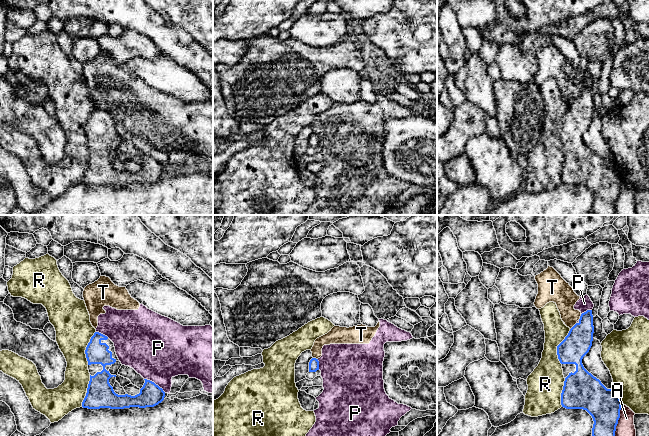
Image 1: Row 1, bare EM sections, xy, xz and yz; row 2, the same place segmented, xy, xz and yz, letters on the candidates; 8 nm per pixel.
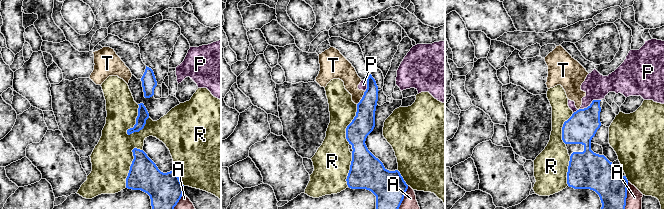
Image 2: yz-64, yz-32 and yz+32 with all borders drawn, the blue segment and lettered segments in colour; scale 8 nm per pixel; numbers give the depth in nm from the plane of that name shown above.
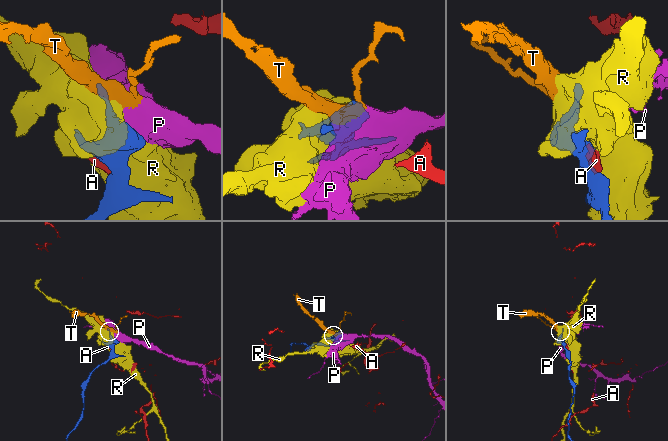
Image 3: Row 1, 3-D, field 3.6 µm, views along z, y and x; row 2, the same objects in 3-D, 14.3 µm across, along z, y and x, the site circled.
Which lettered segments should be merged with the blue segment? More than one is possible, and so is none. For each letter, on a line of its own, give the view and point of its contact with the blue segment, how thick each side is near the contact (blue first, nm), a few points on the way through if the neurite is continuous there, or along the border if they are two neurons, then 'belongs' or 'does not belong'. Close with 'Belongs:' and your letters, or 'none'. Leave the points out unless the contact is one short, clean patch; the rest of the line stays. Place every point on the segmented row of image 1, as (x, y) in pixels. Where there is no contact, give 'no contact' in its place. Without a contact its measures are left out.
A: meets blue in yz at (618, 419); 260 nm thick on the blue side, 140 nm on the other; does not belong
P: meets blue in xy at (154, 383); 180 nm thick on the blue side, 460 nm on the other; does not belong
R: meets blue in yz at (557, 347); 220 nm thick on the blue side, 240 nm on the other; does not belong
T: meets blue in yz at (573, 326); 220 nm thick on the blue side, 180 nm on the other; border along yz (576, 322), (570, 329); does not belong
Belongs: none

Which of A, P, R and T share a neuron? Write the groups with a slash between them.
A / P T / R

